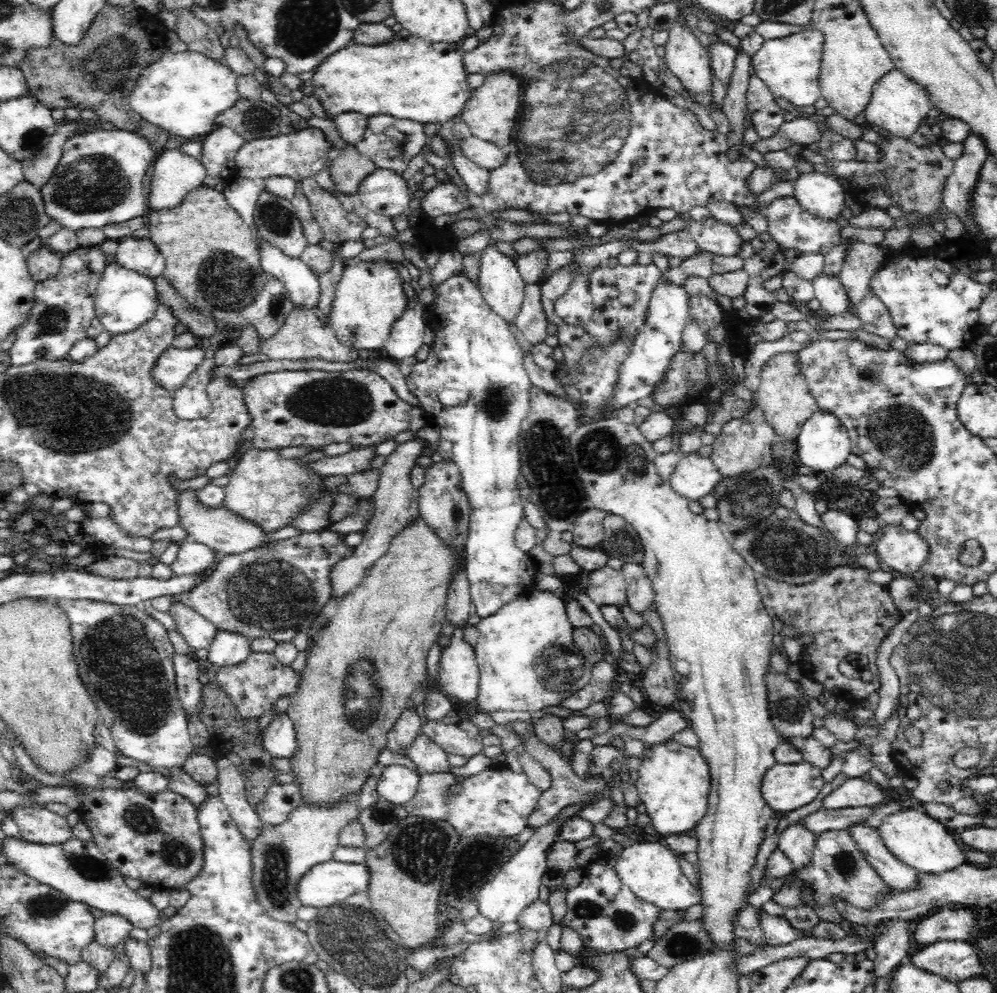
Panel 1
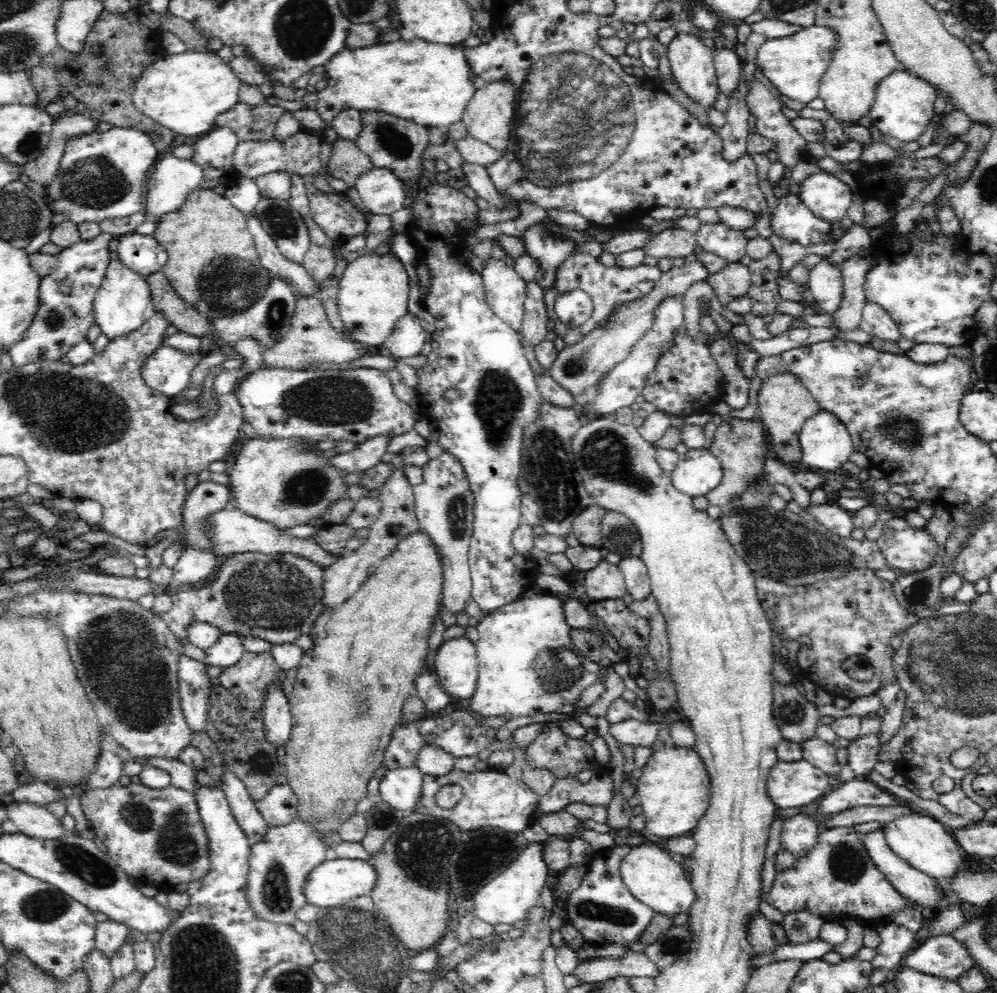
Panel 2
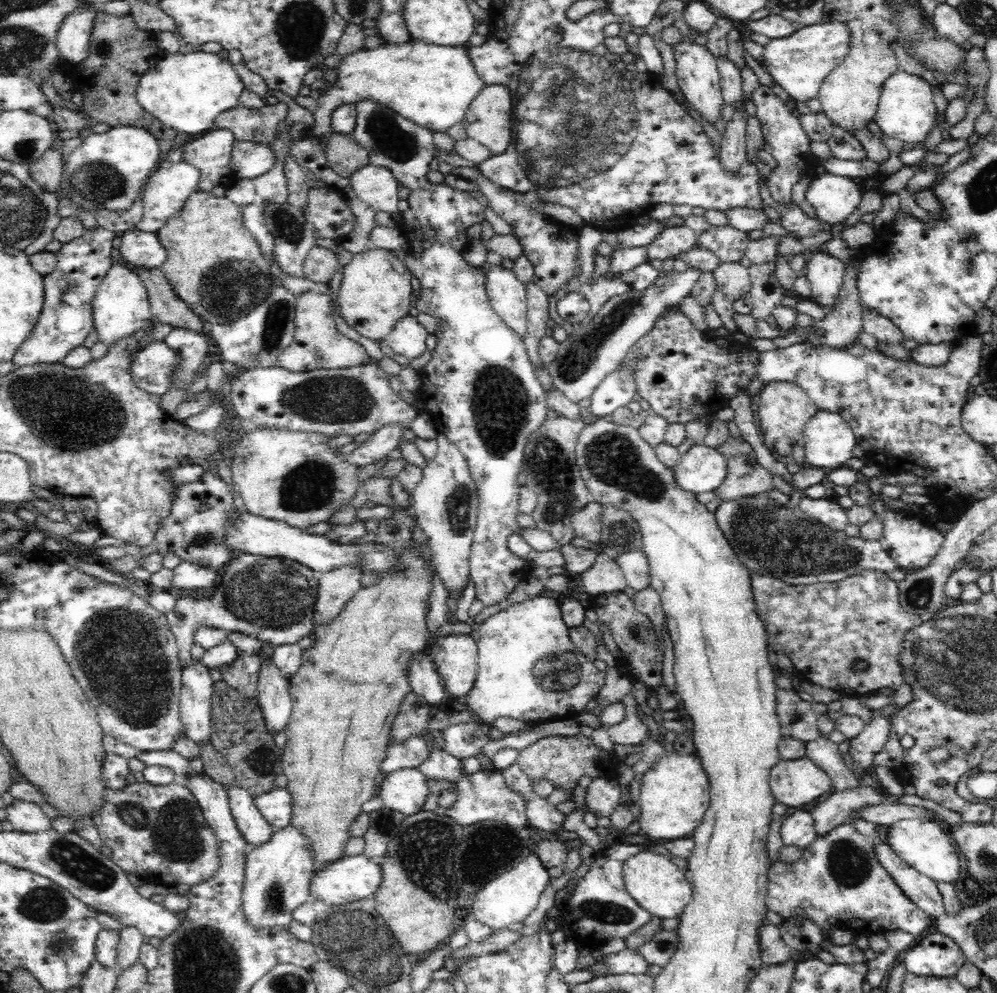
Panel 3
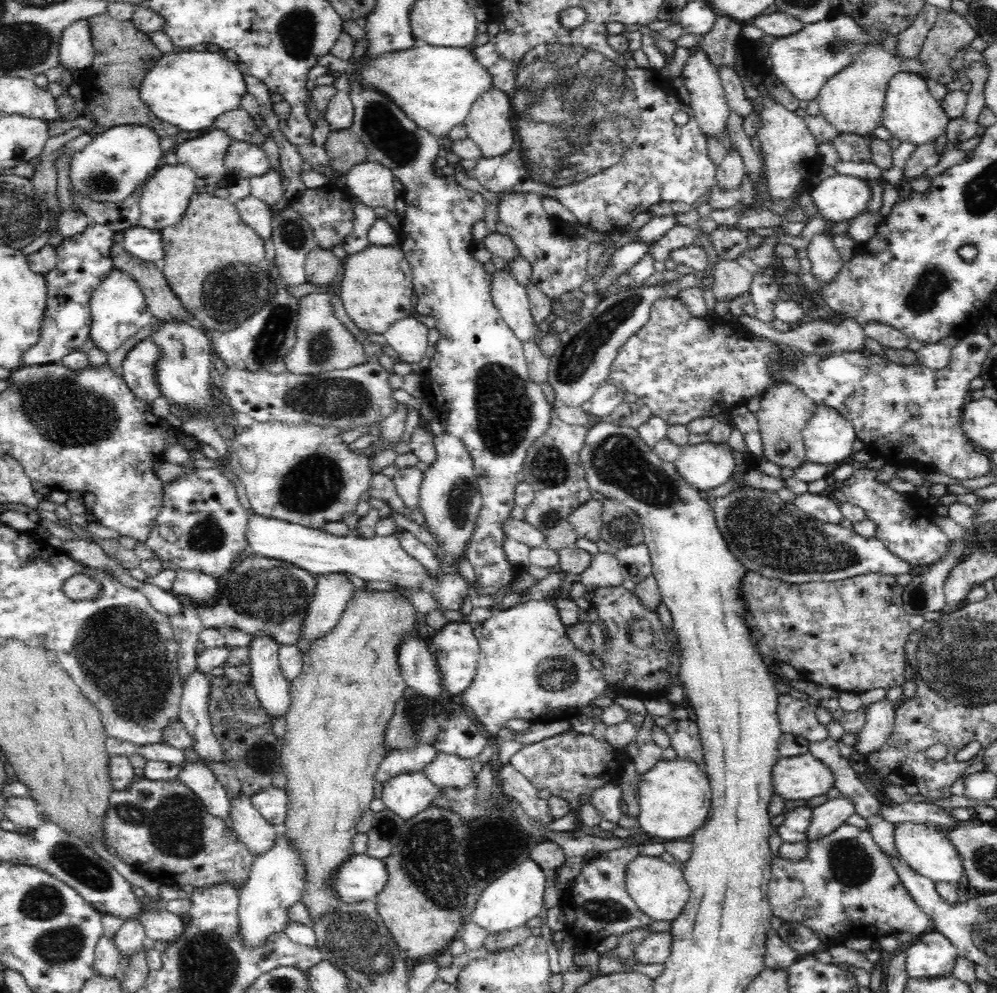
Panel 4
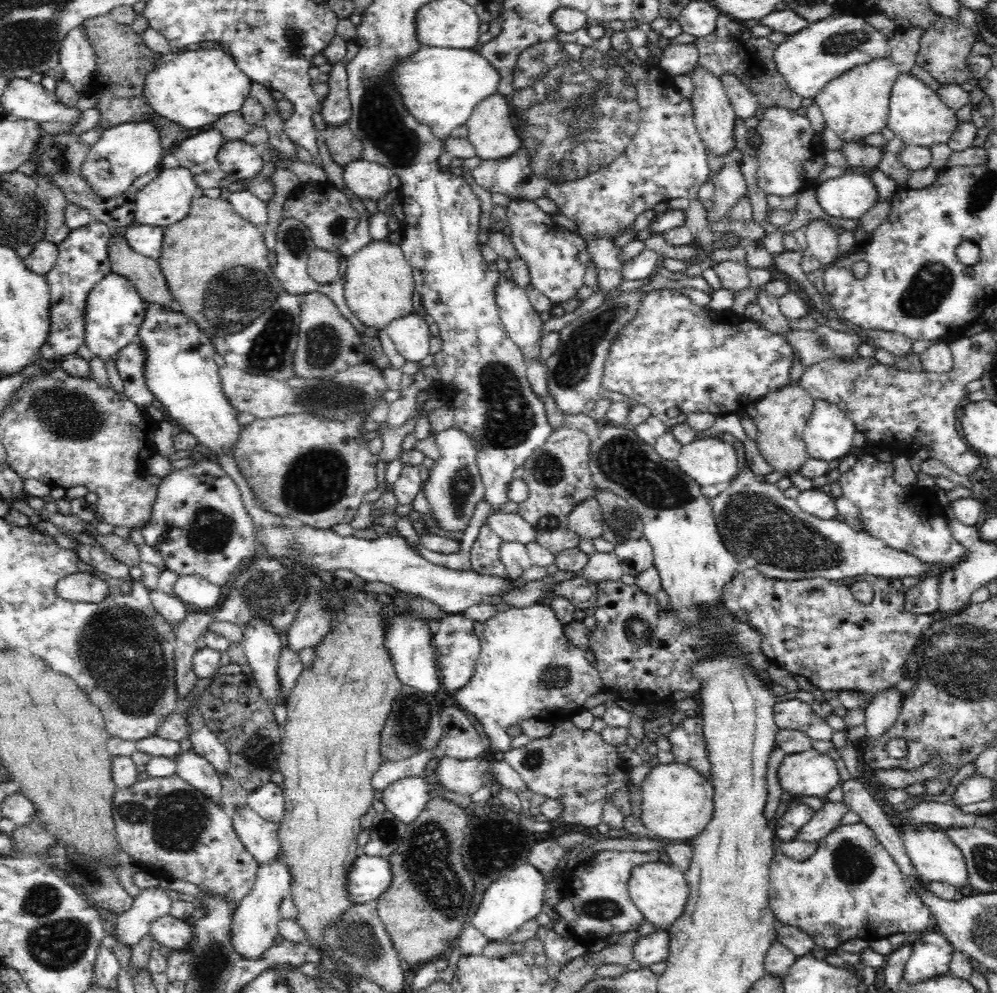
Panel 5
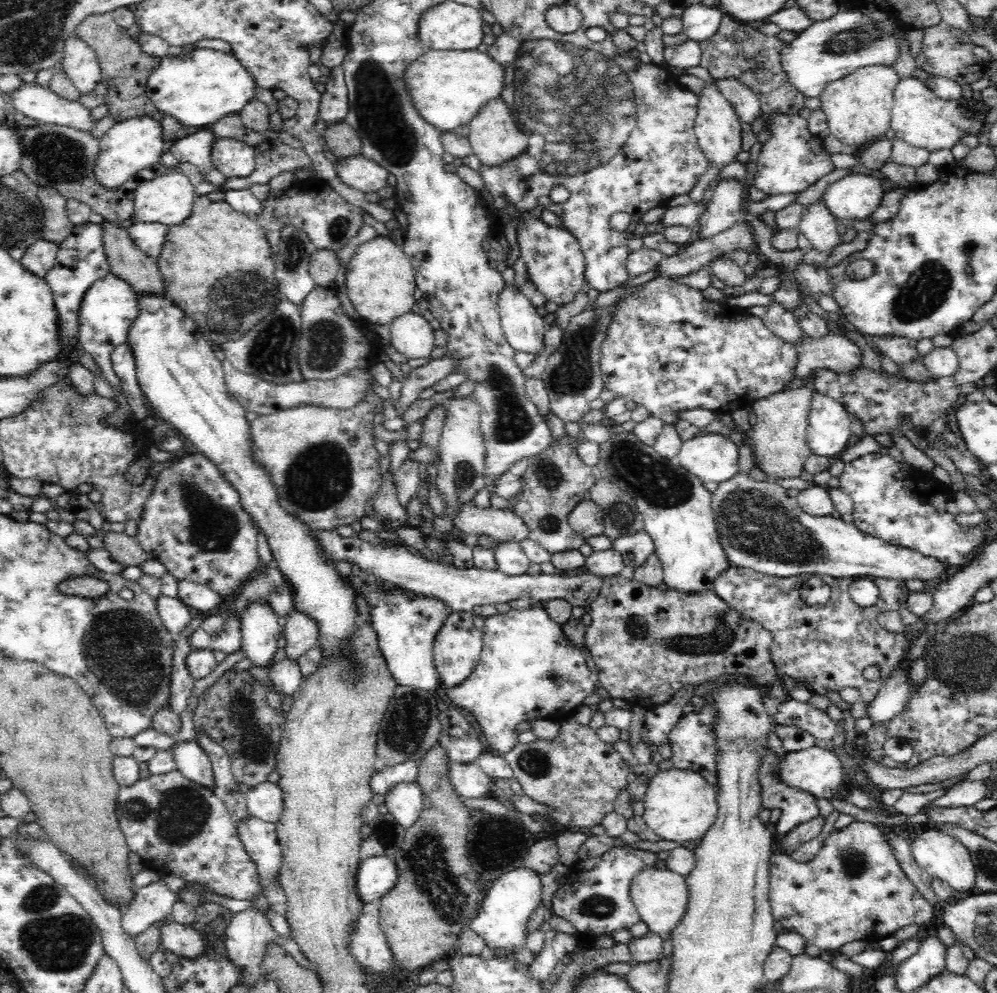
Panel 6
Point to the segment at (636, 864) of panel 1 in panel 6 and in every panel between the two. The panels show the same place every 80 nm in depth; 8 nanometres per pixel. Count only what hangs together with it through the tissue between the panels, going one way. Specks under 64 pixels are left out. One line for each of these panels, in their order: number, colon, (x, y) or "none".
2: (651, 875)
3: (656, 884)
4: (658, 888)
5: (660, 891)
6: (661, 896)

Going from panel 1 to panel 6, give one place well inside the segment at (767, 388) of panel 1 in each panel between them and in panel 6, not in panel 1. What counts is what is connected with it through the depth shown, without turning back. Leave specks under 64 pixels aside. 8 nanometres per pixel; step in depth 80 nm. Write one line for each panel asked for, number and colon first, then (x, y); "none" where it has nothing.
2: (784, 404)
3: (784, 409)
4: (784, 411)
5: (782, 416)
6: (779, 435)

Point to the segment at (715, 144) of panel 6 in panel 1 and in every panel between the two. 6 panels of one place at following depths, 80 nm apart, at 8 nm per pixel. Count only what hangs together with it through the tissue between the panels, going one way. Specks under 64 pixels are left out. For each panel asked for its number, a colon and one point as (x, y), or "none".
1: (686, 57)
2: (692, 64)
3: (697, 74)
4: (707, 99)
5: (715, 118)

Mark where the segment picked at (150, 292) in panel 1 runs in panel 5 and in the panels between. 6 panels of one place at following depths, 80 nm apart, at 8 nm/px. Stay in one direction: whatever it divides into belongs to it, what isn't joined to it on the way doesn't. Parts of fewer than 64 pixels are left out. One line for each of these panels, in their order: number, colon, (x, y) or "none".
2: (124, 302)
3: (121, 307)
4: (118, 309)
5: (114, 311)

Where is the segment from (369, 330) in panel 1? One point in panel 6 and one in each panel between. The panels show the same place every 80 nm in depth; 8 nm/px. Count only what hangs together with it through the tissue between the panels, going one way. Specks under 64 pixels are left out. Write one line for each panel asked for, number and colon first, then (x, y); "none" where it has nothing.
2: (373, 291)
3: (376, 290)
4: (376, 289)
5: (378, 282)
6: (380, 280)

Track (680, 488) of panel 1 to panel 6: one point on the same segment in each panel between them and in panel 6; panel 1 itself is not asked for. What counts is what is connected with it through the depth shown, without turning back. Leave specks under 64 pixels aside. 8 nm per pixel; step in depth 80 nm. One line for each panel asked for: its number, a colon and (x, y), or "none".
2: (698, 471)
3: (702, 469)
4: (706, 465)
5: (711, 460)
6: (712, 457)

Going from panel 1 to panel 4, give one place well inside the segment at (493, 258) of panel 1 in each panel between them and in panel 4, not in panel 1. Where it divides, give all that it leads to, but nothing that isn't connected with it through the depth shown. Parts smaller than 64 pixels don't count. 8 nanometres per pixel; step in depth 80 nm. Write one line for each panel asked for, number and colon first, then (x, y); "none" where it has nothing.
2: (505, 291)
3: (507, 295)
4: (511, 299)

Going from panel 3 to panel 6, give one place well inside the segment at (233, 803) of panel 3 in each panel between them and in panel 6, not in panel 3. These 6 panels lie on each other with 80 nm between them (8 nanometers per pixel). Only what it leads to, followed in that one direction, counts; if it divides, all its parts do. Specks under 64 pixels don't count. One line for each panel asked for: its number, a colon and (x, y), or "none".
4: (257, 835)
5: (260, 837)
6: (259, 838)

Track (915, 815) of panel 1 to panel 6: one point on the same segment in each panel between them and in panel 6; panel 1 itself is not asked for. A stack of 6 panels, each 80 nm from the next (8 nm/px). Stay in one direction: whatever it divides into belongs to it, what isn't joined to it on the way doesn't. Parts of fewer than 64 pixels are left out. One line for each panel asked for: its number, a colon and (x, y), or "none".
2: (921, 841)
3: (924, 845)
4: (927, 850)
5: (937, 858)
6: (942, 857)

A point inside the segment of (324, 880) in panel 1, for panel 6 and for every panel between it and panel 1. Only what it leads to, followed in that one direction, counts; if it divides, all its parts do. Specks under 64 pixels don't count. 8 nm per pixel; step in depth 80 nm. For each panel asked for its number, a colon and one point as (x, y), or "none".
2: (336, 881)
3: (351, 878)
4: (361, 878)
5: (369, 877)
6: (376, 876)

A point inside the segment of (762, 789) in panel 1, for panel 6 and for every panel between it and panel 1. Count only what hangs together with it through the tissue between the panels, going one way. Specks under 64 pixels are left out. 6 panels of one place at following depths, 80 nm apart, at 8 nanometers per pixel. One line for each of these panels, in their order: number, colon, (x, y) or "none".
2: (790, 785)
3: (795, 783)
4: (803, 777)
5: (810, 773)
6: (816, 770)

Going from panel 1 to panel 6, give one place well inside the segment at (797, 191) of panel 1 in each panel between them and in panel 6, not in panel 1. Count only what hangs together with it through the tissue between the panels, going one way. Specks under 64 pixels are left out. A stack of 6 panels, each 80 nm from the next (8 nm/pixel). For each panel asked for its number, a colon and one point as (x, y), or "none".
2: (825, 195)
3: (833, 197)
4: (840, 197)
5: (851, 195)
6: (856, 196)

